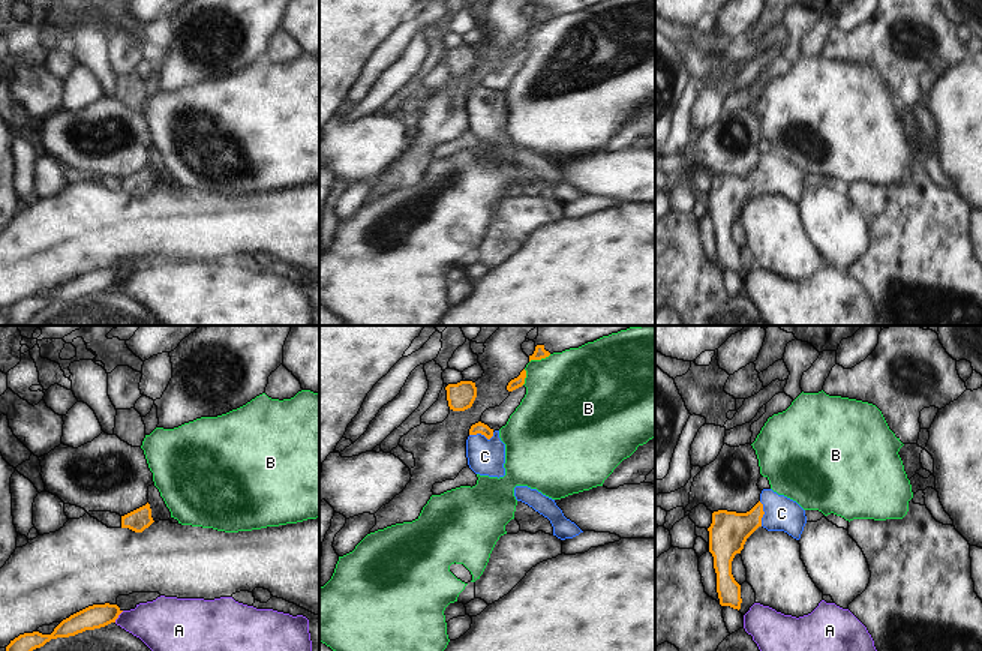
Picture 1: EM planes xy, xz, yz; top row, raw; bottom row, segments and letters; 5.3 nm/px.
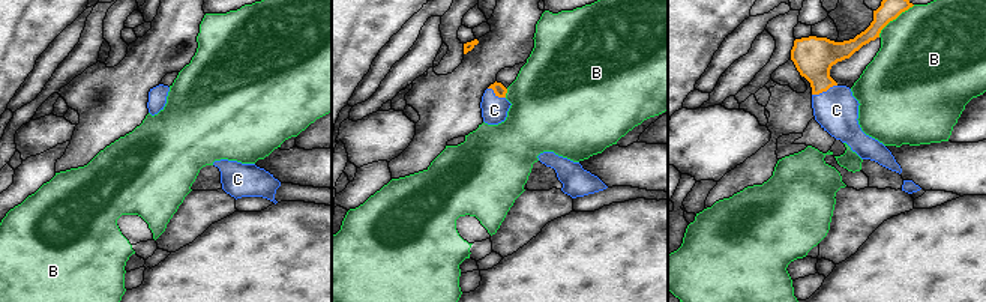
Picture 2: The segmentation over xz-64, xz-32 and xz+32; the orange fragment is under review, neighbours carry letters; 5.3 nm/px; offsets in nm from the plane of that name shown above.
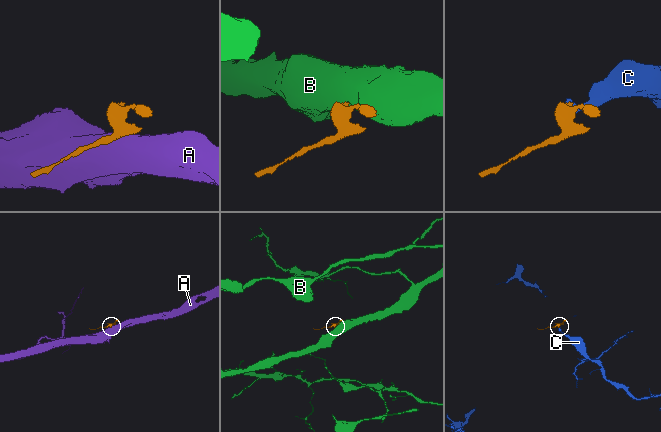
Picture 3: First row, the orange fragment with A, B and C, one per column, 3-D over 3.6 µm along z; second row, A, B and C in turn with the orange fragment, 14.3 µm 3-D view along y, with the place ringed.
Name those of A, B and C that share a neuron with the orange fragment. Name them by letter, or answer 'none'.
C.

